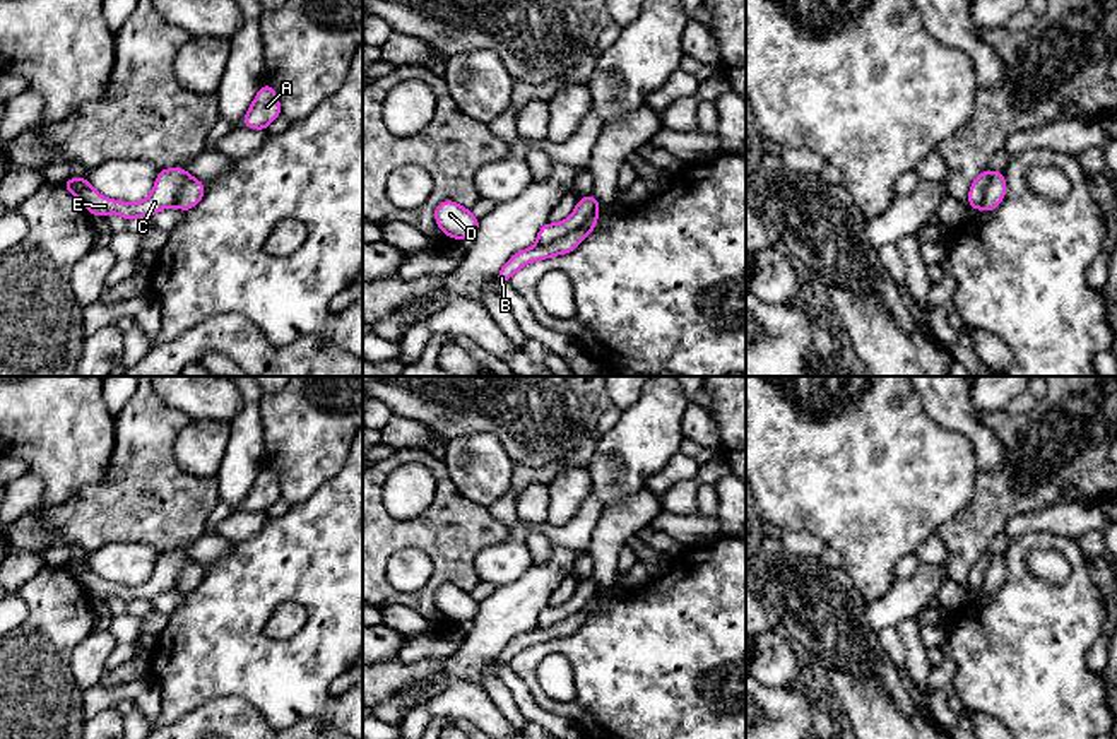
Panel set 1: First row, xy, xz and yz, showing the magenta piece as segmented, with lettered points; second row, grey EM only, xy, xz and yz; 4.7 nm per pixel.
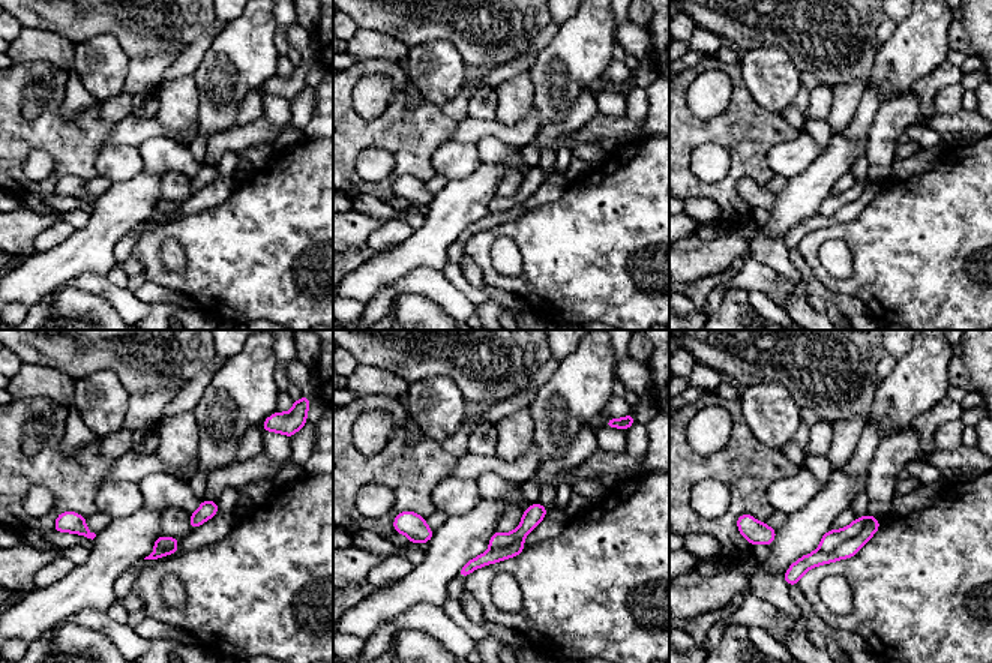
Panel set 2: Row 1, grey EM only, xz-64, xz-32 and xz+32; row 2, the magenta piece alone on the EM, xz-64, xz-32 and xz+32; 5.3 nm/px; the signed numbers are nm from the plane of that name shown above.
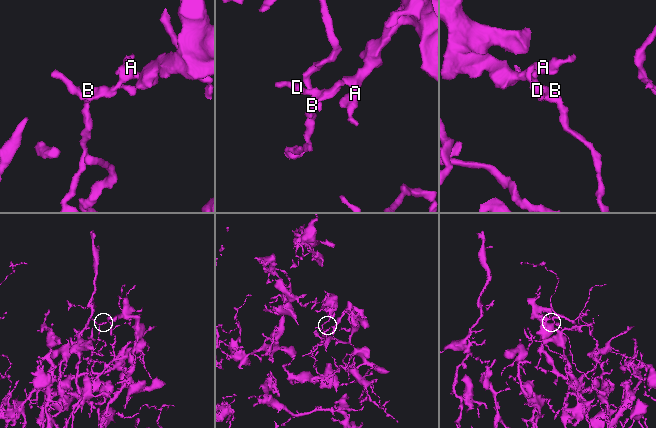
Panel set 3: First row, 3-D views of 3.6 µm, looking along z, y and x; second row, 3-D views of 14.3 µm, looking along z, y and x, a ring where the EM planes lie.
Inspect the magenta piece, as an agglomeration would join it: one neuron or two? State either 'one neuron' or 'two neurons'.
two neurons

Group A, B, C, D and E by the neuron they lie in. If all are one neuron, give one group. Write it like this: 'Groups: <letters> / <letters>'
Groups: A C D E / B

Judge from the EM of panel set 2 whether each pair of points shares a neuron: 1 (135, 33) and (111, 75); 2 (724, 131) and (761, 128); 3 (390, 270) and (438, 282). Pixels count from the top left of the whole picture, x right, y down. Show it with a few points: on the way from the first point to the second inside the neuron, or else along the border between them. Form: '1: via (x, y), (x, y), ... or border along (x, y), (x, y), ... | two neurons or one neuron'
1: border along (93, 36), (113, 35), (131, 57) | two neurons
2: via (733, 129), (752, 129) | one neuron
3: border along (441, 270), (419, 267), (390, 285) | two neurons

